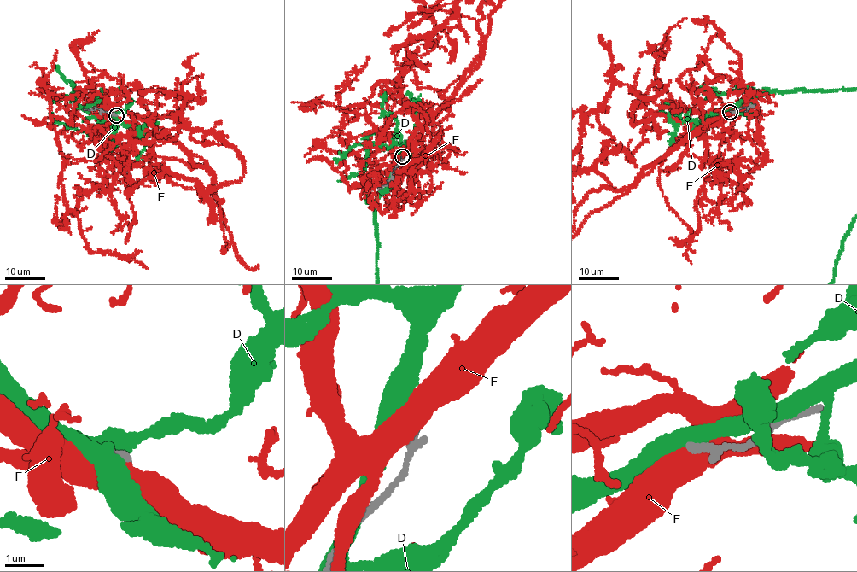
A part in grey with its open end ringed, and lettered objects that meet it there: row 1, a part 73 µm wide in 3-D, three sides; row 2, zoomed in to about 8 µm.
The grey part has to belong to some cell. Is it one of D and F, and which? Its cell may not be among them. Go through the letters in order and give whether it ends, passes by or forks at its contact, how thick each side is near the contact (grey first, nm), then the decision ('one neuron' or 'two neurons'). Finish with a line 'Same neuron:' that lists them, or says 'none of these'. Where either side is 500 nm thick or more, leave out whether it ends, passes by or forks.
D: it passes by; calibres 260 and 480 nm; two neurons
F: calibres 260 and 550 nm; two neurons
Same neuron: none of these

